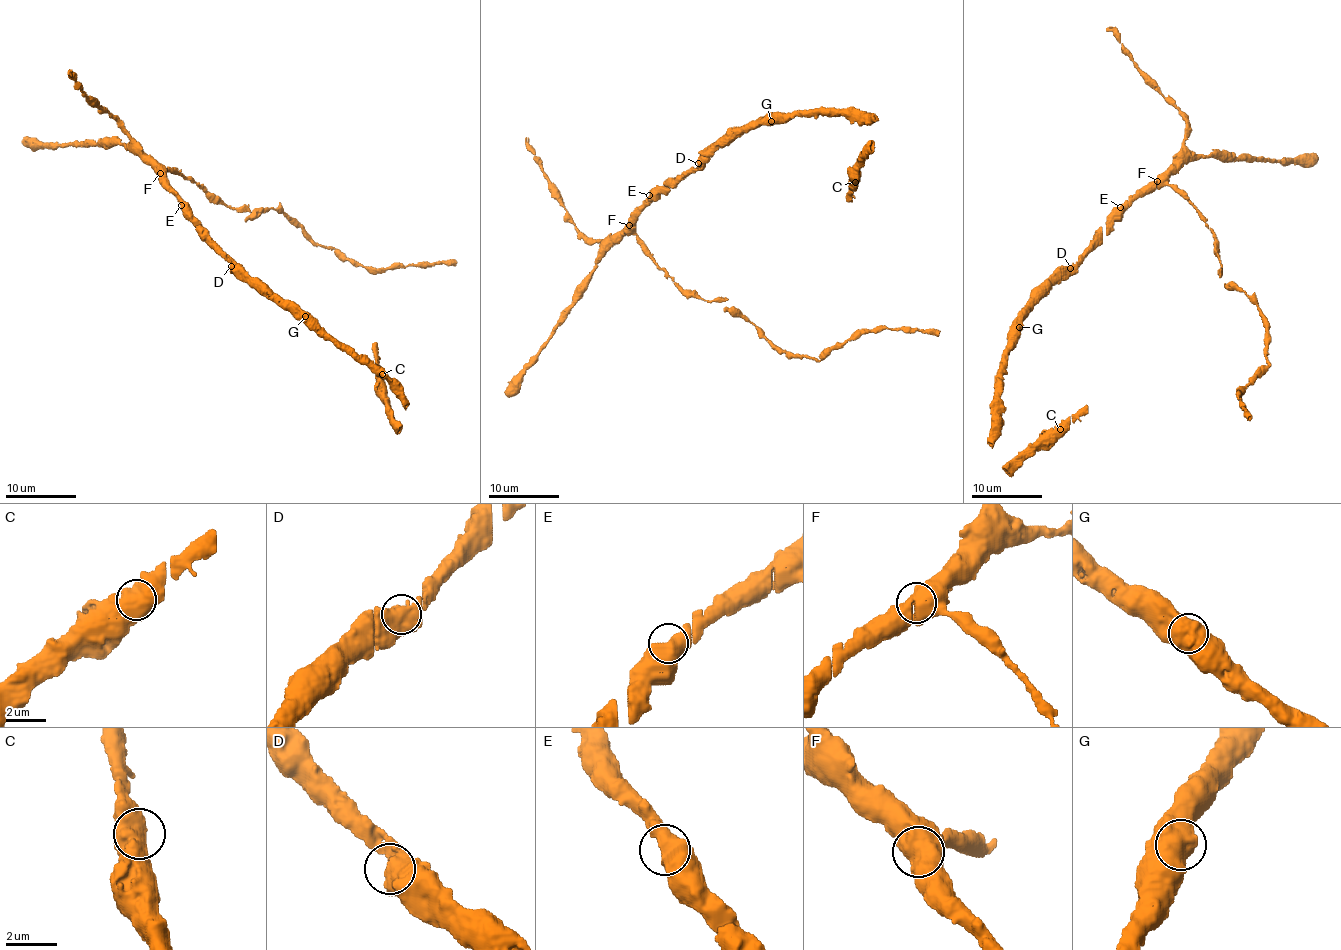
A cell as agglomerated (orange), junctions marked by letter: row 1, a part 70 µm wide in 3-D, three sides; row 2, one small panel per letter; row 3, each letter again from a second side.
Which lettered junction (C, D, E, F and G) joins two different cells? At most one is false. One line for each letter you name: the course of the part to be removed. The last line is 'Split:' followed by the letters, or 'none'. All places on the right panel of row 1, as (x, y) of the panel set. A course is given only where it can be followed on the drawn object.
Split: none

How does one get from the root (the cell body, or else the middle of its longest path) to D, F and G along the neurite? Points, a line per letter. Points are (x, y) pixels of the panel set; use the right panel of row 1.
D: (1120, 214), (1107, 227), (1102, 227), (1084, 255), (1070, 268)
F: (1120, 214), (1157, 180)
G: (1120, 214), (1107, 227), (1102, 227), (1076, 265), (1062, 268), (1019, 327)

